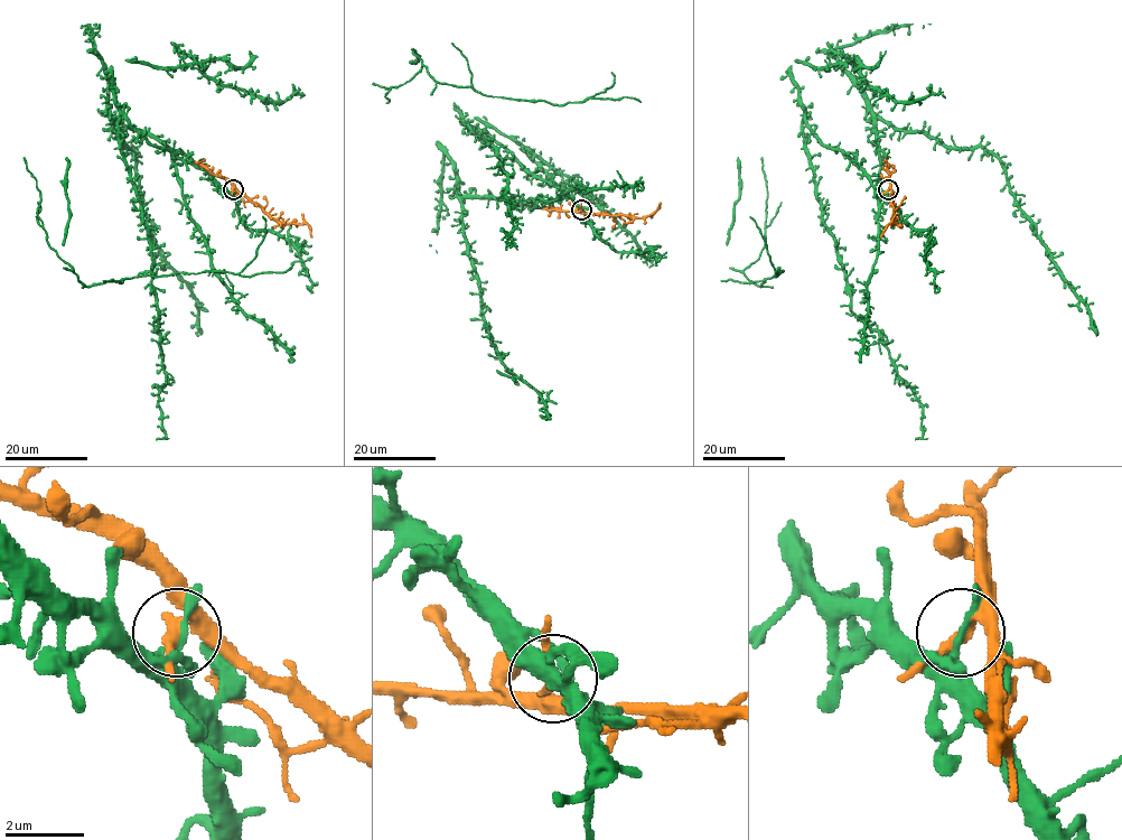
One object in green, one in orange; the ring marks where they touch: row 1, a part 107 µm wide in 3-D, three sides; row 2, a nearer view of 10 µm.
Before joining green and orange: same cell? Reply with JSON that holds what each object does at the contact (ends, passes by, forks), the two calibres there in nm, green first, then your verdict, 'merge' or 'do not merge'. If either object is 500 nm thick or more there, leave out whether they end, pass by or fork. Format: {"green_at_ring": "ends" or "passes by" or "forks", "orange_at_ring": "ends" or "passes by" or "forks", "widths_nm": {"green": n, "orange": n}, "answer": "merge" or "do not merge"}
{"green_at_ring": "forks", "orange_at_ring": "forks", "widths_nm": {"green": 150, "orange": 220}, "answer": "merge"}

